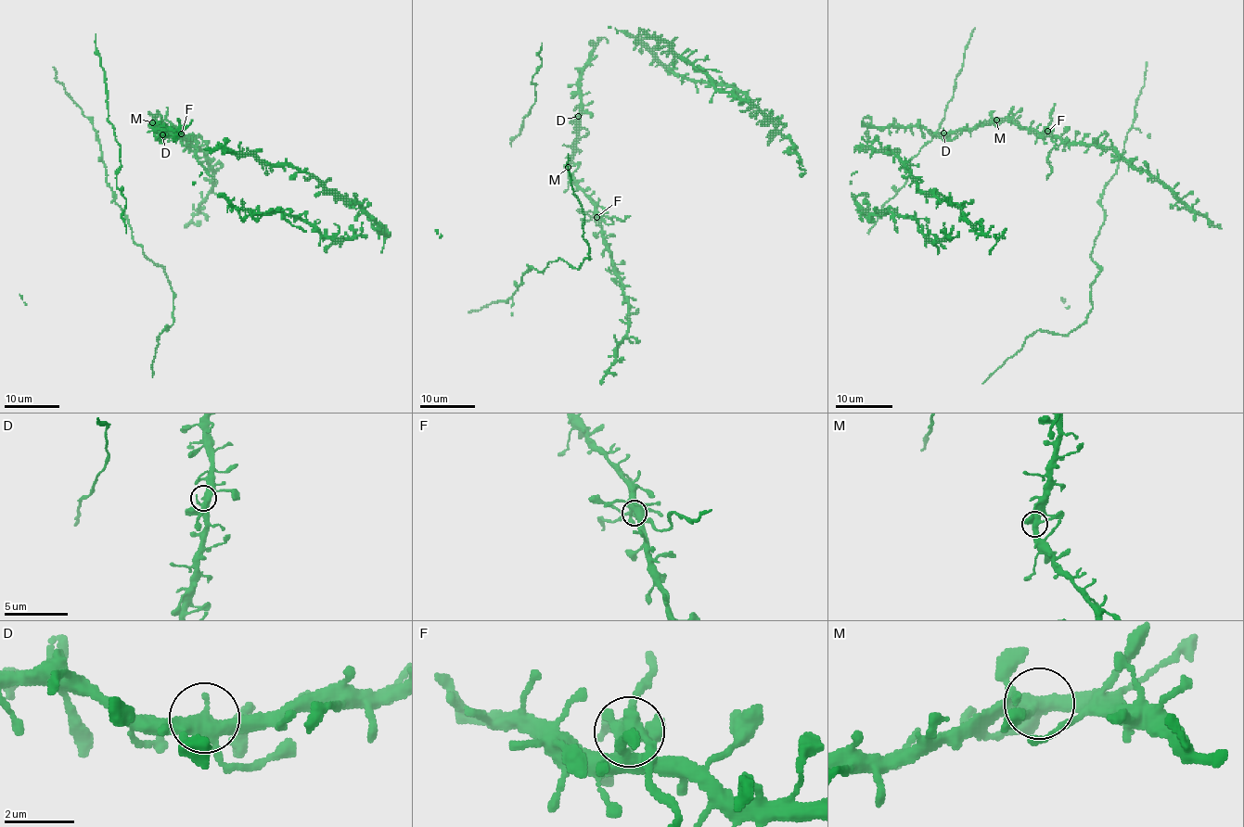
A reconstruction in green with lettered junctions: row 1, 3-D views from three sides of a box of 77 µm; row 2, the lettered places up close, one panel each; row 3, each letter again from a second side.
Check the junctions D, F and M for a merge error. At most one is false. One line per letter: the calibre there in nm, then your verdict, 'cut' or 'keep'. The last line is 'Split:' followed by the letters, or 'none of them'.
D: 380 nm thick; keep
F: 400 nm thick; cut
M: 400 nm thick; keep
Split: F

